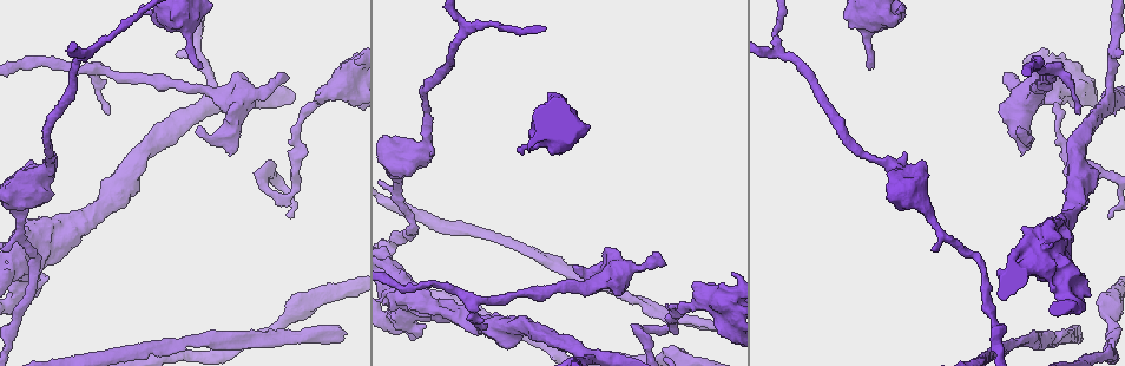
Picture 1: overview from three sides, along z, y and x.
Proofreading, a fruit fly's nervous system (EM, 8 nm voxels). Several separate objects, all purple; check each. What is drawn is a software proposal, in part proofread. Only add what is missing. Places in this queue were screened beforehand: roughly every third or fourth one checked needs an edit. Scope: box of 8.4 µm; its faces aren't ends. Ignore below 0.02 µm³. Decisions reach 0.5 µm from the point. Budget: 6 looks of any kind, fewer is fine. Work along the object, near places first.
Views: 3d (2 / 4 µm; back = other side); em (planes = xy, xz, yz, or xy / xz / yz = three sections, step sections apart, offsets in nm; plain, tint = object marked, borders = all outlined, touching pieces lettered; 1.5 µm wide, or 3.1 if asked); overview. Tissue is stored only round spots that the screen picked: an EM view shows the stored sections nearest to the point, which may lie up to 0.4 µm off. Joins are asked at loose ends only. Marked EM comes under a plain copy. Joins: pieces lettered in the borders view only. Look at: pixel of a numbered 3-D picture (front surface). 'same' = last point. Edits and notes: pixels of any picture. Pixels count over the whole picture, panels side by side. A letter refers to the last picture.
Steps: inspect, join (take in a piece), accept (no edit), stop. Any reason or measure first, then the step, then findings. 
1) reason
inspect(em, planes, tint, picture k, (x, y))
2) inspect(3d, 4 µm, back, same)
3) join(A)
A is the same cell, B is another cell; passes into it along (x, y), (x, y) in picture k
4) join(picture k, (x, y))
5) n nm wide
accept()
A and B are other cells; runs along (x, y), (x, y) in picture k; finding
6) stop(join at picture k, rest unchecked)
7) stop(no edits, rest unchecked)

branch stops here
inspect(3d, 2 µm, picture 1, (869, 68))

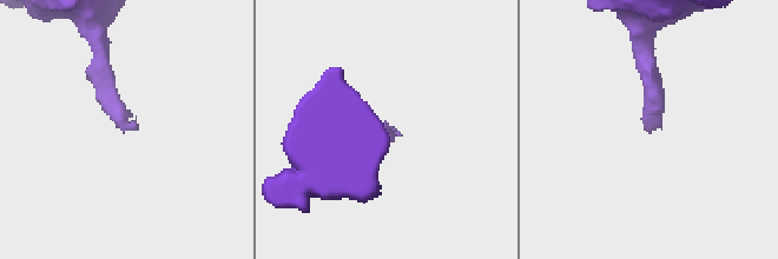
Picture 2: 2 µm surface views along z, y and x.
now the EM
inspect(em, planes, borders, picture 2, (652, 125))

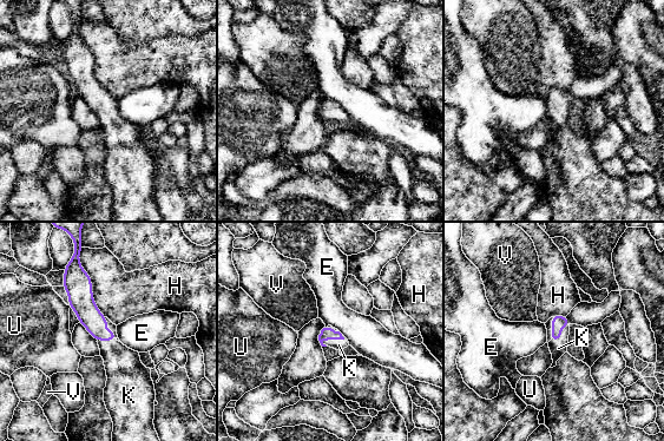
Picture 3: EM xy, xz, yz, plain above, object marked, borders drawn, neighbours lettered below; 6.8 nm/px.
join(K)
K is the same cell, E, H, U and V are other cells; passes into it along (558, 321), (560, 336), (558, 348) in picture 3; the neuron continues

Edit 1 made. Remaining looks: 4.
free end
inspect(em, yz, step 4, borders, picture 1, (659, 254))

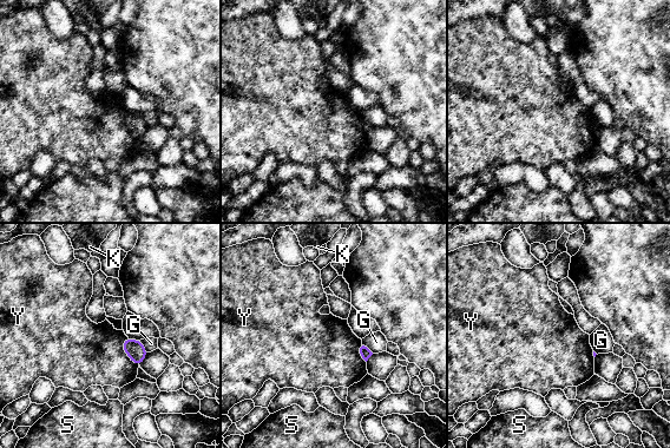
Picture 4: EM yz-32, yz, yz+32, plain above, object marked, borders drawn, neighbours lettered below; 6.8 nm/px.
accept()
G, K, S and Y are other cells; border along (125, 337), (123, 350), (138, 367) in picture 4; none of them fits

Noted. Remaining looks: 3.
stop(join at picture 3, rest unchecked)

